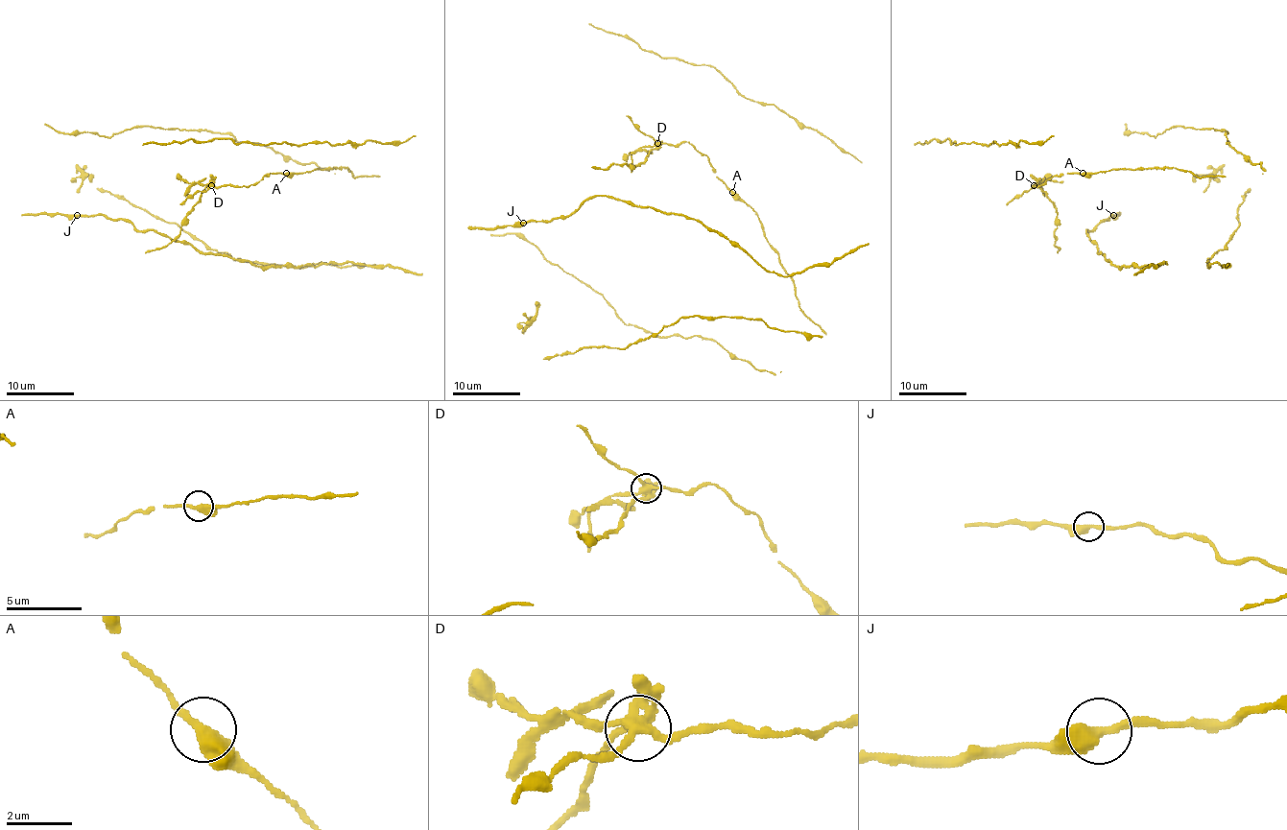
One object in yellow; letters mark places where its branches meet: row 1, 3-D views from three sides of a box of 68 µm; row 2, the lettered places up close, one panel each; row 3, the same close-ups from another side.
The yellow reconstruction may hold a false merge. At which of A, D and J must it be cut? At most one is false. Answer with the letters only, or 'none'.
D

